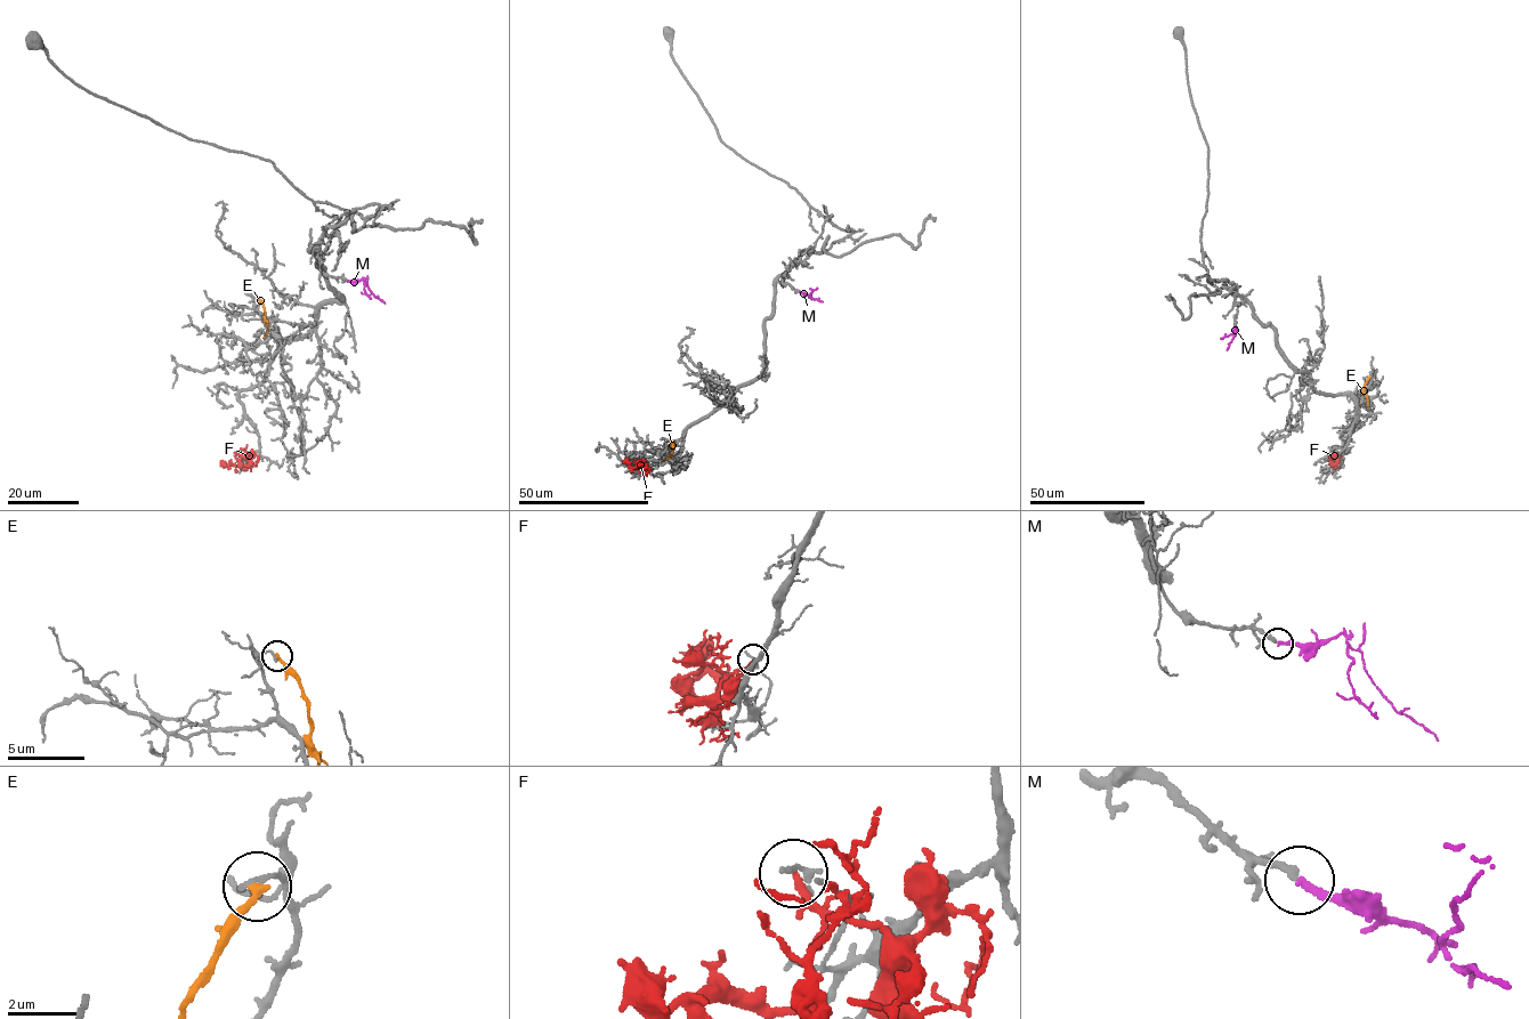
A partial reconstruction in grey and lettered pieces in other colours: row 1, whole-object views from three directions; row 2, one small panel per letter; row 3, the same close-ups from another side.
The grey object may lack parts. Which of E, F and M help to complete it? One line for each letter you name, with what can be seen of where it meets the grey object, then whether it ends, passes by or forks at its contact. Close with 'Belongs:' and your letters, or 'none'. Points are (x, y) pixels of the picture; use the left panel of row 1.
M: meets grey at (347, 281); it ends there
Belongs: M

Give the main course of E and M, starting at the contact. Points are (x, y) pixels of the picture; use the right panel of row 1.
E: (1369, 377), (1364, 386), (1367, 405)
M: (1235, 326), (1235, 336), (1227, 350)

